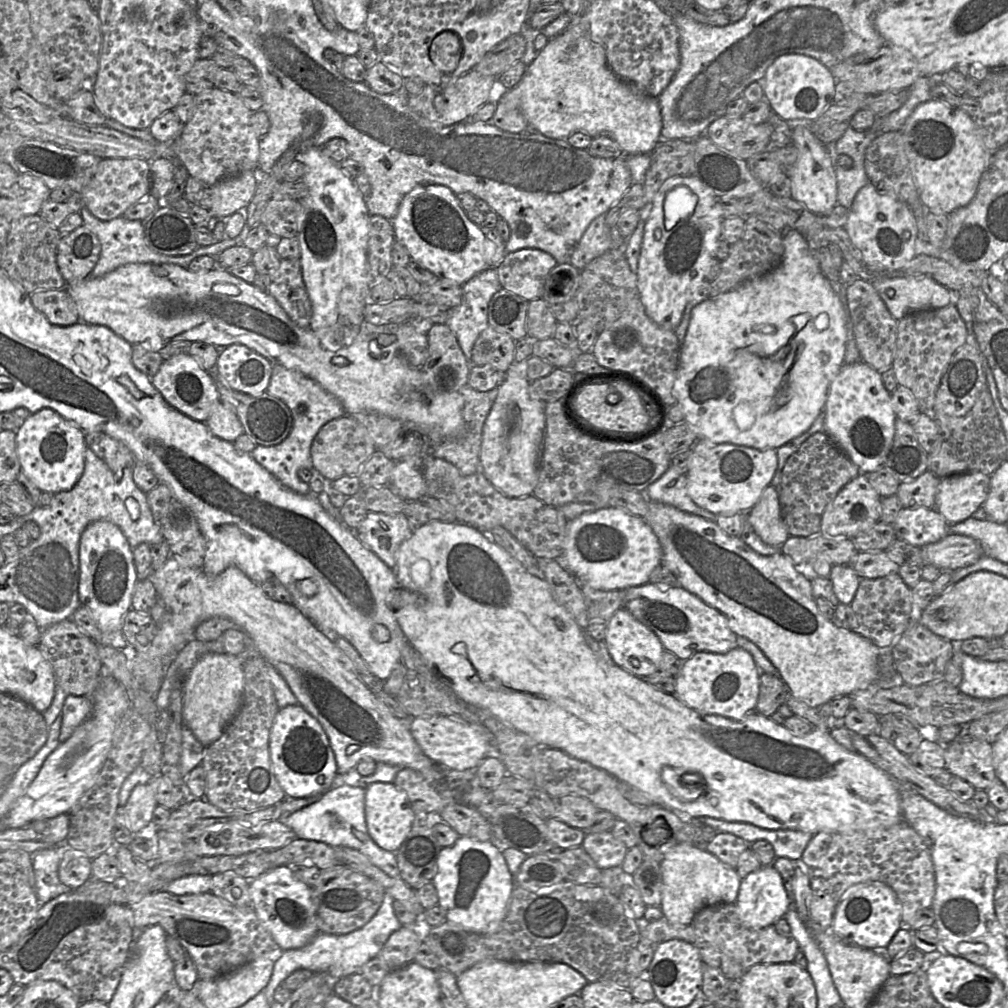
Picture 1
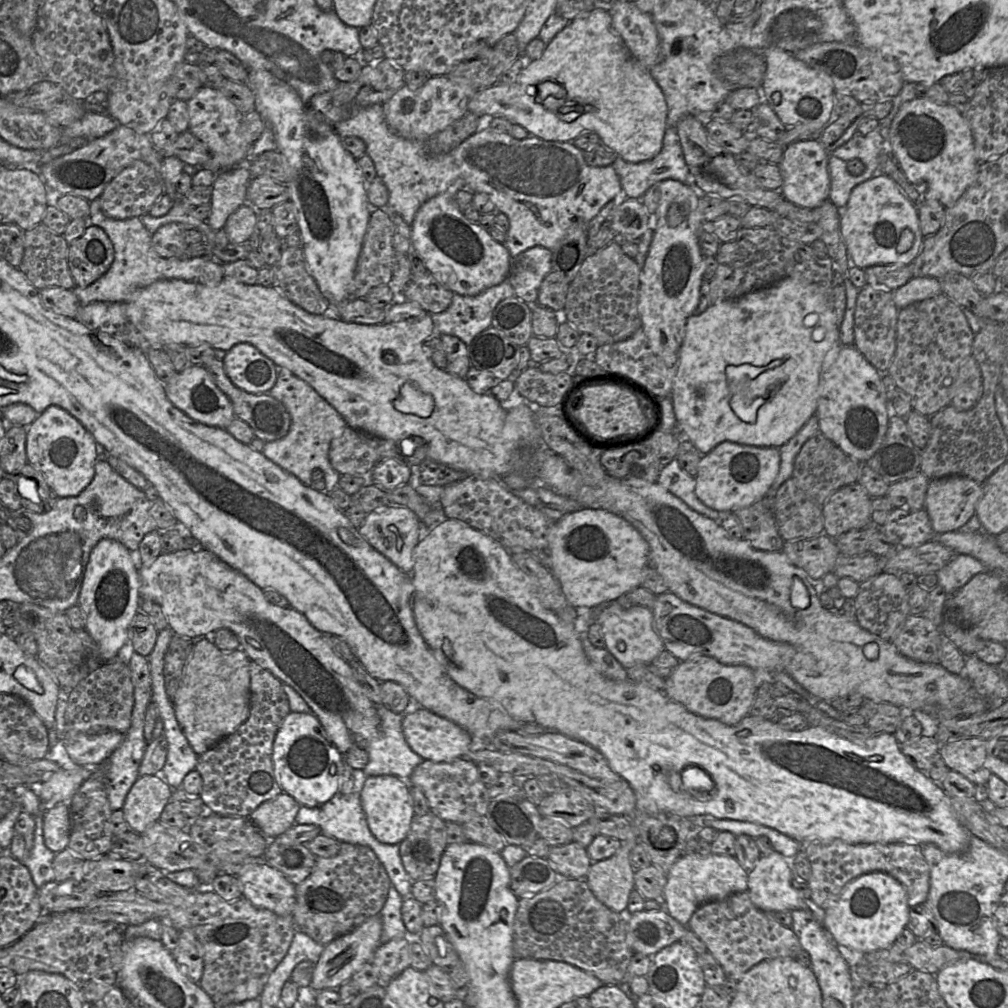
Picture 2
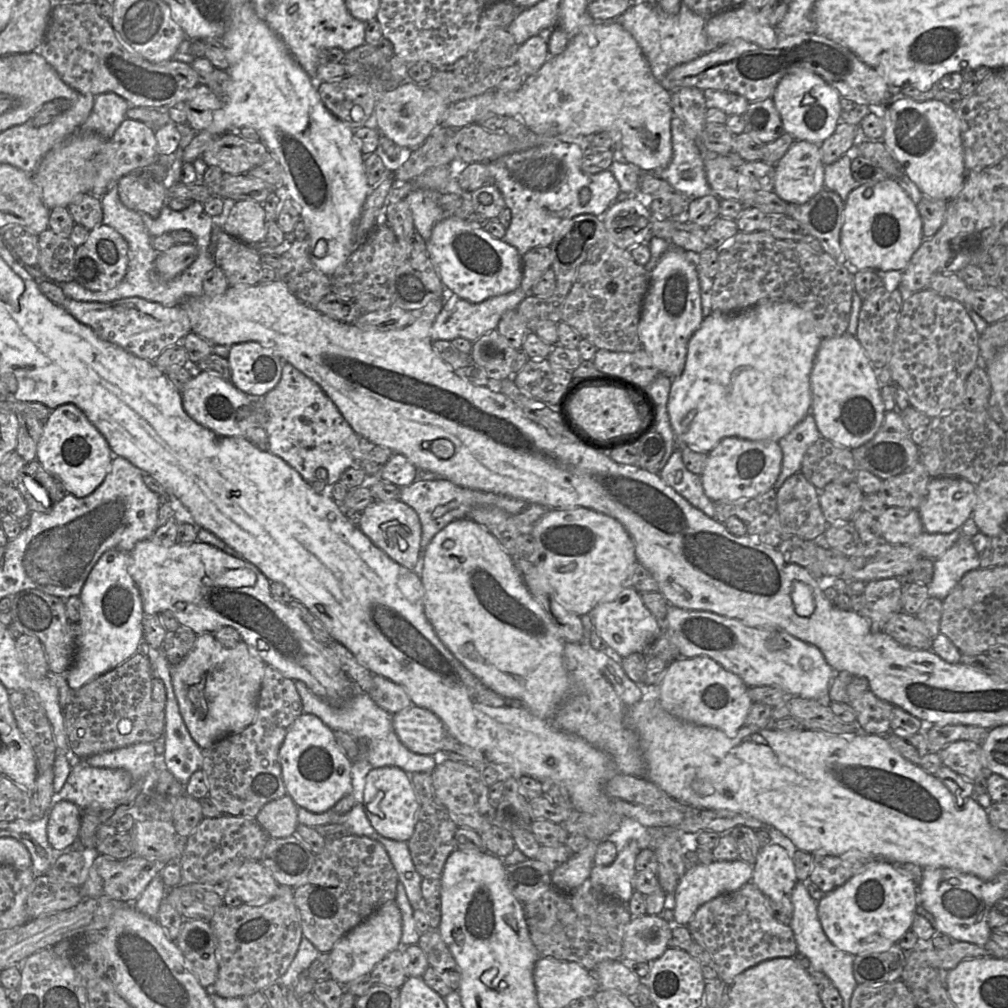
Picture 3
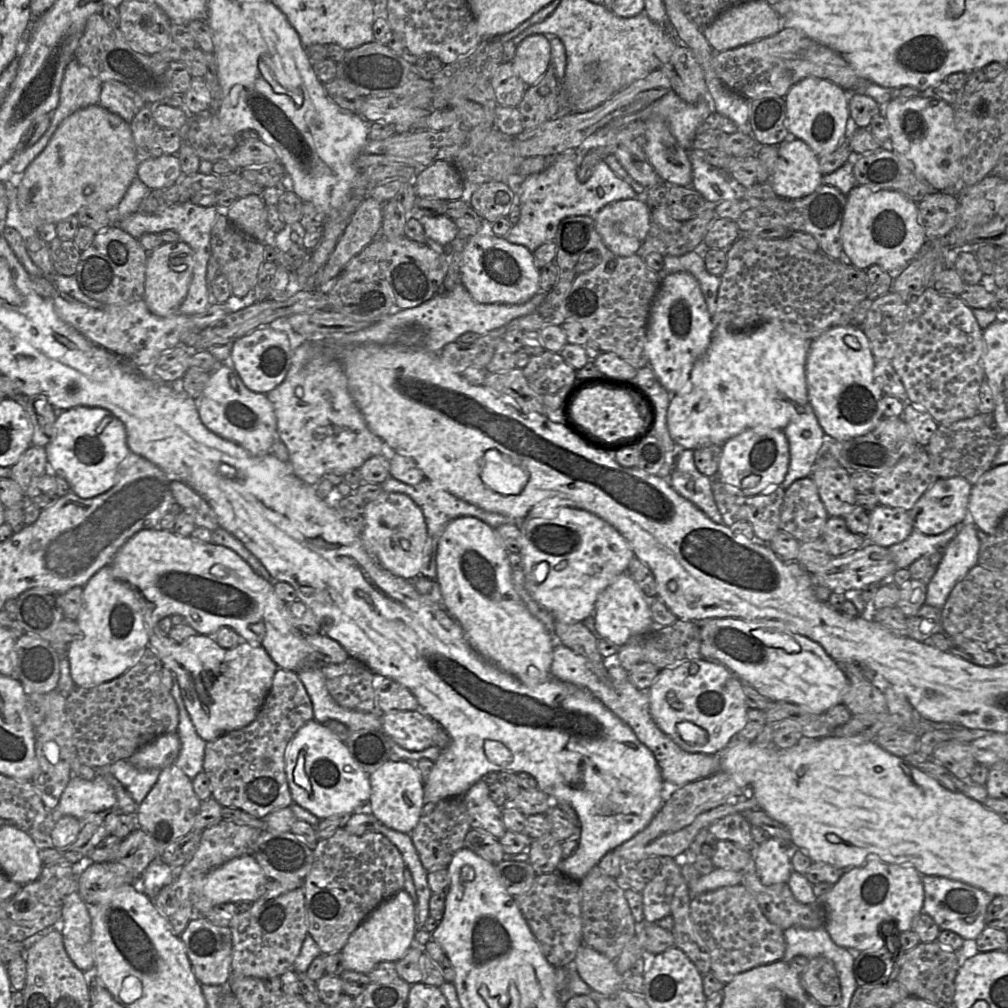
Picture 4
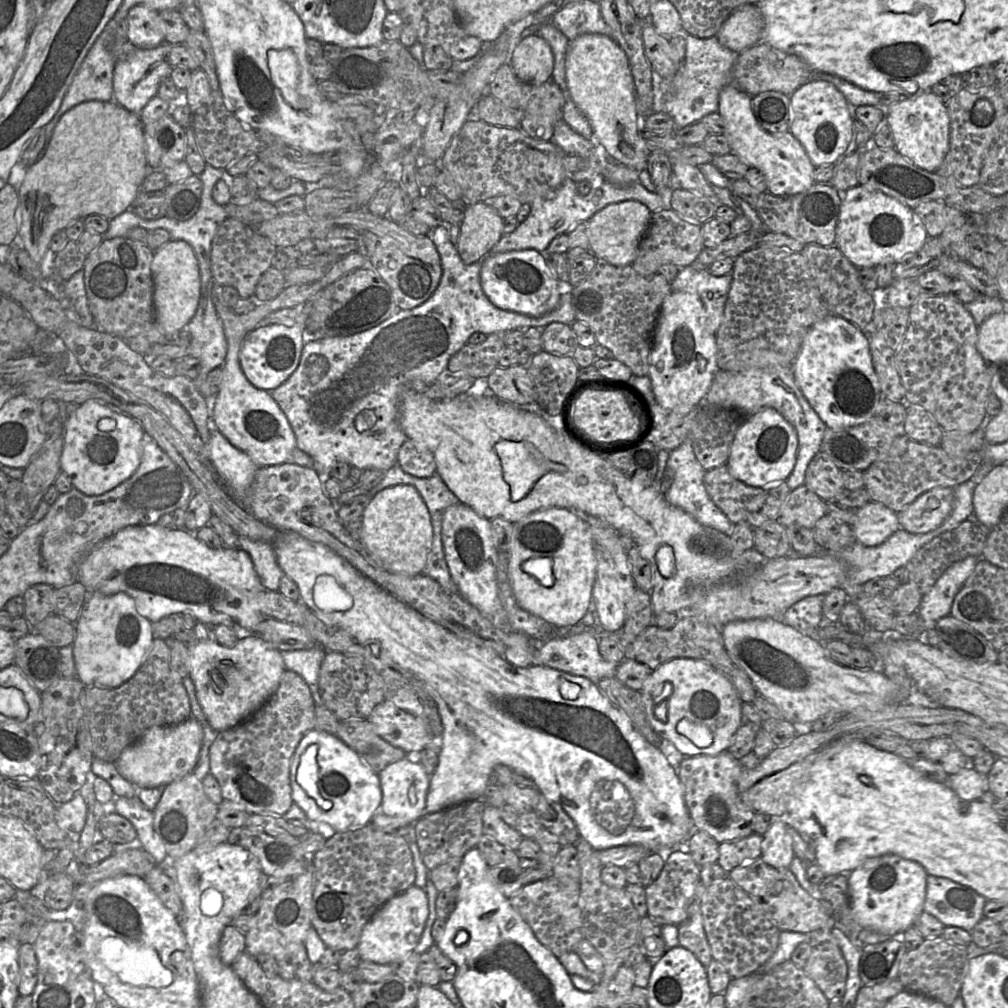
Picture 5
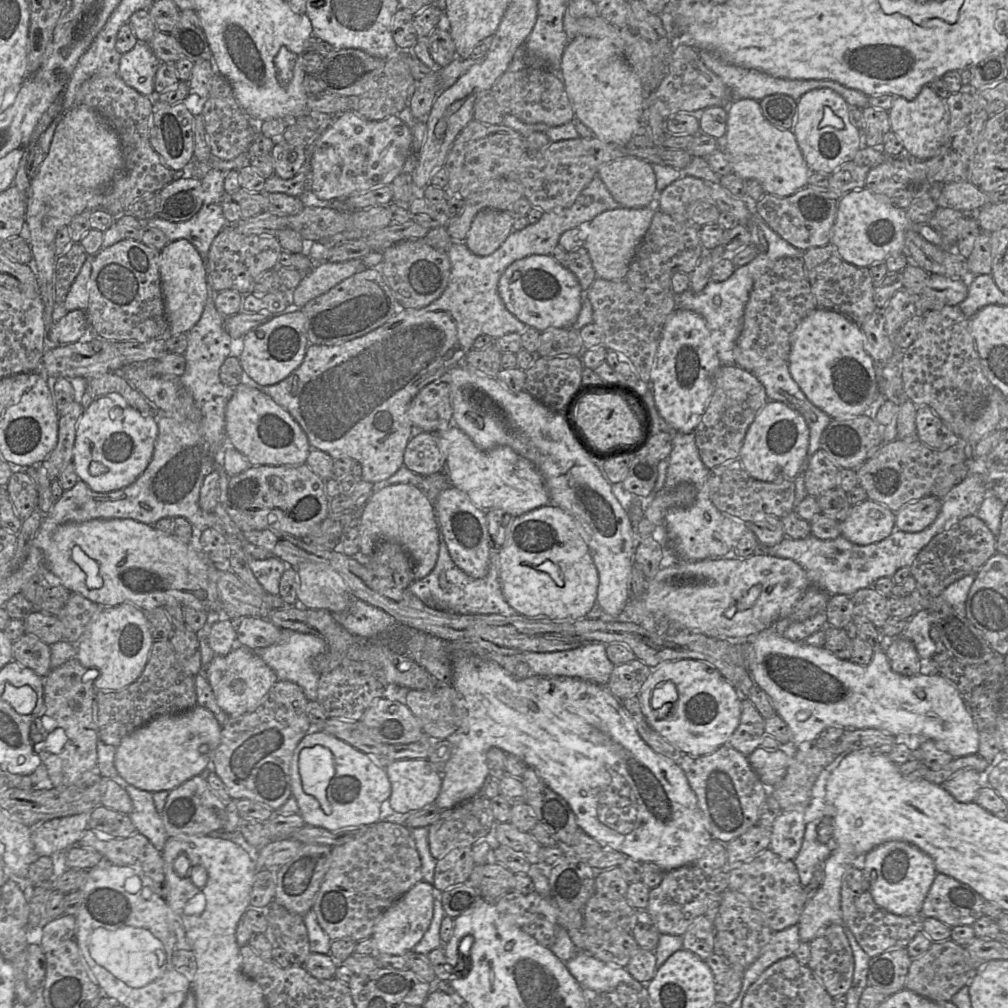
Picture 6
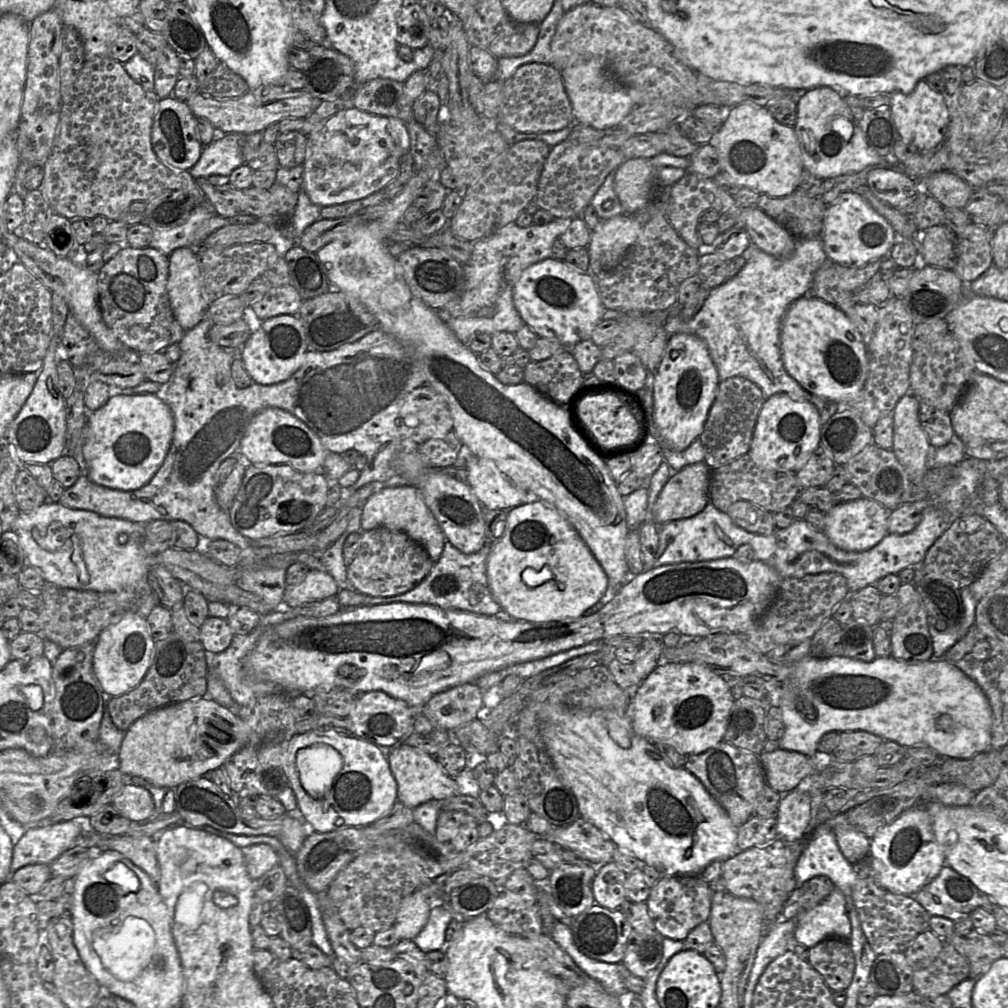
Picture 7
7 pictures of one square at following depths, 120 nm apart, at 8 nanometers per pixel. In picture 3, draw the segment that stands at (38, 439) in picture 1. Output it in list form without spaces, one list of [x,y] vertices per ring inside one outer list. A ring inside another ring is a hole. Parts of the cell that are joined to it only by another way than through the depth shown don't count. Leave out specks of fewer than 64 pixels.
[[[64,404],[52,410],[44,422],[36,459],[63,484],[67,493],[83,498],[90,495],[105,479],[112,463],[112,450],[81,409],[73,404]]]

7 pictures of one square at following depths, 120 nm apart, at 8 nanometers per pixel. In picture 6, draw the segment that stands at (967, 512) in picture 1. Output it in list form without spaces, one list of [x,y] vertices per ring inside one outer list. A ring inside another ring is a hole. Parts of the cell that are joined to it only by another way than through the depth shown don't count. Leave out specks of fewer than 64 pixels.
[[[933,495],[910,502],[895,512],[896,529],[911,533],[923,531],[936,520],[941,507],[941,498]]]

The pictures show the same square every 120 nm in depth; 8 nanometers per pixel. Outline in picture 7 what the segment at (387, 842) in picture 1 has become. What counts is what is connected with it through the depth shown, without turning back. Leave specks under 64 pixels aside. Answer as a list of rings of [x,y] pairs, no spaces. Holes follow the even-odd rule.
[[[400,743],[389,750],[388,763],[397,782],[397,801],[415,809],[430,800],[444,800],[459,795],[459,786],[453,777],[448,776],[435,756]]]

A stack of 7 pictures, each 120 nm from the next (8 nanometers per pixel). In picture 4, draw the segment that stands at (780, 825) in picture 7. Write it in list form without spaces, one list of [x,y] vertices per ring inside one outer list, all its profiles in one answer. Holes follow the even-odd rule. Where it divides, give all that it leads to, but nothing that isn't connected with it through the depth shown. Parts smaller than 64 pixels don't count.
[[[769,837],[759,846],[754,845],[750,853],[754,870],[764,885],[788,883],[793,871],[785,841]]]

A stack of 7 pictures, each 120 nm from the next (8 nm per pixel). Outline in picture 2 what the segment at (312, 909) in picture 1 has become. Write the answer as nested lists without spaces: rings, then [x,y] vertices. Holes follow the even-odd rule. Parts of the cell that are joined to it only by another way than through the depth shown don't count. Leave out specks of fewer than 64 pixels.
[[[266,864],[246,865],[238,875],[242,898],[279,916],[293,916],[296,886]]]

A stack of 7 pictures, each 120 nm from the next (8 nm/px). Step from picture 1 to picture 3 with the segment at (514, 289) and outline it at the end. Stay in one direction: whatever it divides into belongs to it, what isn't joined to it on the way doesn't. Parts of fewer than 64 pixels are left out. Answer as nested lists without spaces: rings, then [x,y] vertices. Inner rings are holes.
[[[537,247],[522,256],[522,279],[520,288],[525,294],[533,295],[533,289],[541,276],[551,268],[553,253],[550,247]]]

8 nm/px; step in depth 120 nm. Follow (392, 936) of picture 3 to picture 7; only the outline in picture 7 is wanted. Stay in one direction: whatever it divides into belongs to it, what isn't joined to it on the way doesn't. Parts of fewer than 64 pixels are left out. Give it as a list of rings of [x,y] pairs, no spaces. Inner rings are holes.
[[[420,888],[406,896],[392,925],[396,937],[400,940],[413,940],[426,925],[431,908],[432,902]]]

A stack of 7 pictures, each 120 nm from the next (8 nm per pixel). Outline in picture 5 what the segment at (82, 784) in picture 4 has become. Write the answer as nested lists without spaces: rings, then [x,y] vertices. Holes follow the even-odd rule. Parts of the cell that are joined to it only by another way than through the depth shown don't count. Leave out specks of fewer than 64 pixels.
[[[77,792],[67,802],[57,804],[56,821],[58,826],[65,831],[70,840],[77,843],[87,818],[87,805],[81,793]]]

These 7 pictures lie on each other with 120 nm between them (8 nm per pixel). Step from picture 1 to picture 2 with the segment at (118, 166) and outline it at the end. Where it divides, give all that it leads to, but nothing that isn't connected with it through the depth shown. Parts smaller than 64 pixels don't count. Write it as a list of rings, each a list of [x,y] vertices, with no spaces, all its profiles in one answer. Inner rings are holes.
[[[135,160],[116,175],[99,196],[100,207],[105,216],[123,220],[149,213],[153,204],[164,194],[164,182],[154,168]]]

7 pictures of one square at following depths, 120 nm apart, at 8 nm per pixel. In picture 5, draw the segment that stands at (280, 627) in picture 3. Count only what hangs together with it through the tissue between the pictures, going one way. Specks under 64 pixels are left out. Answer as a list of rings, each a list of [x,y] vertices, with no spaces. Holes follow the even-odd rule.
[[[158,524],[127,526],[104,540],[80,561],[77,581],[85,586],[88,593],[127,593],[135,601],[138,613],[151,623],[174,614],[190,614],[207,626],[233,625],[245,634],[252,634],[264,619],[261,593],[268,591],[261,584],[247,552],[228,547],[212,549],[197,539],[194,533],[179,528],[163,528]]]

